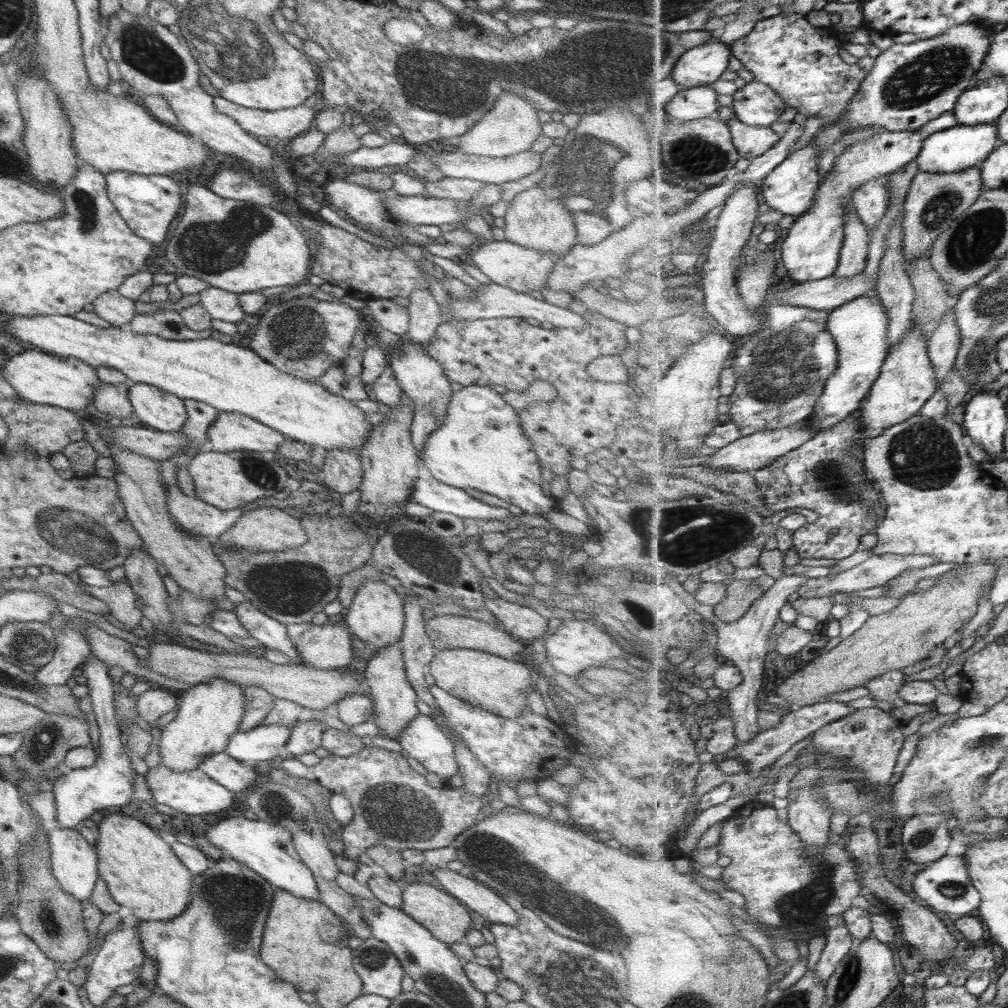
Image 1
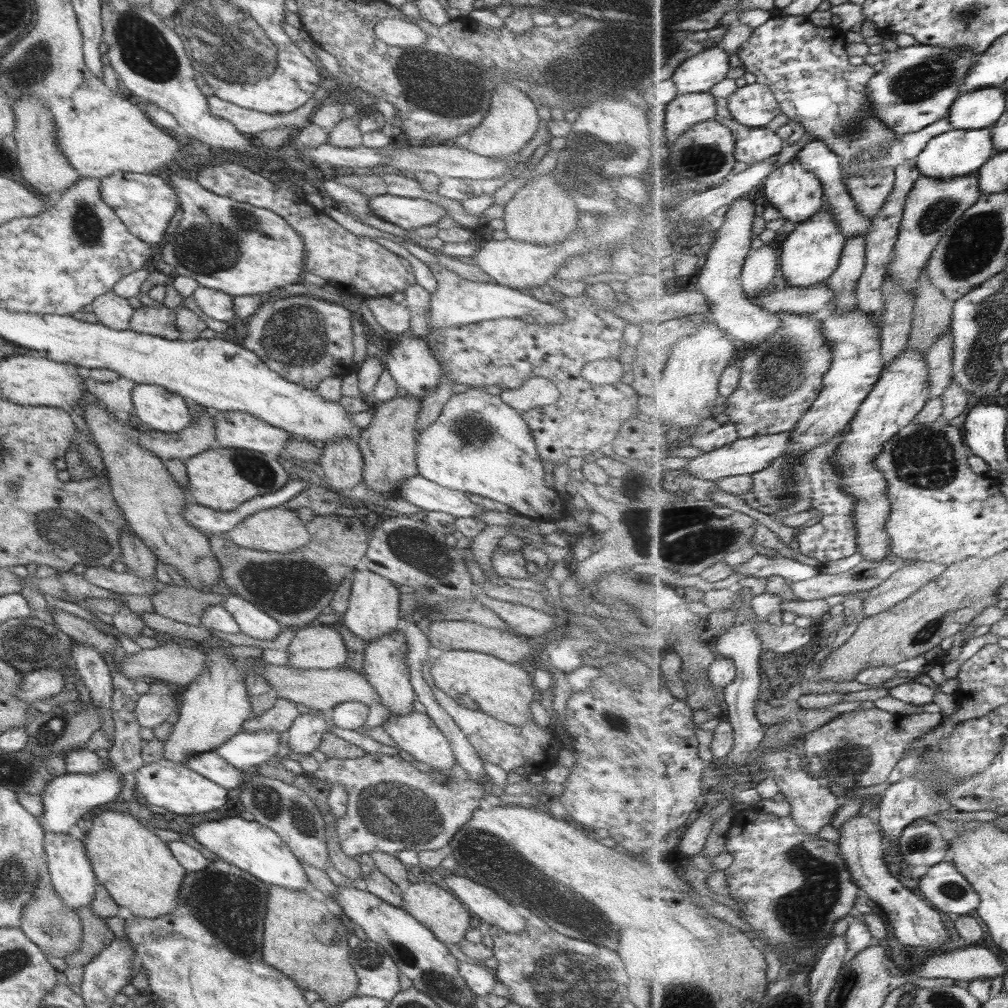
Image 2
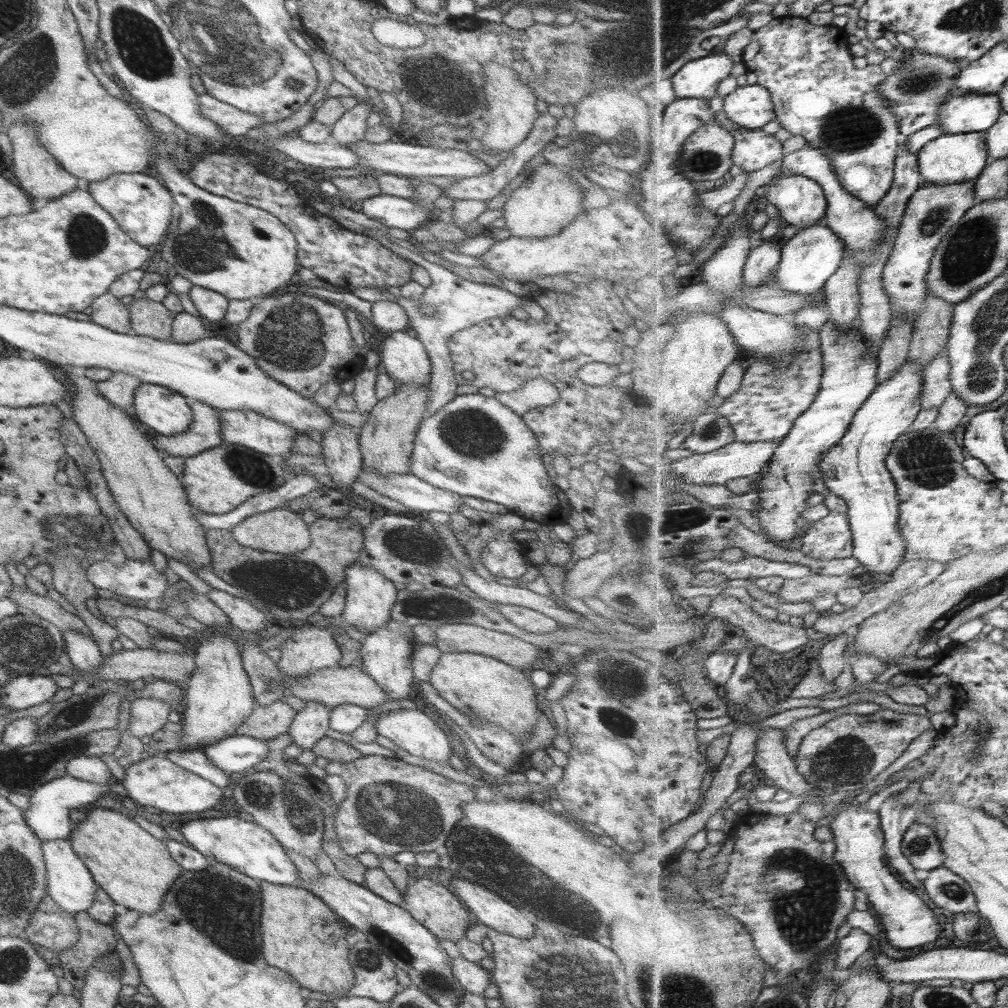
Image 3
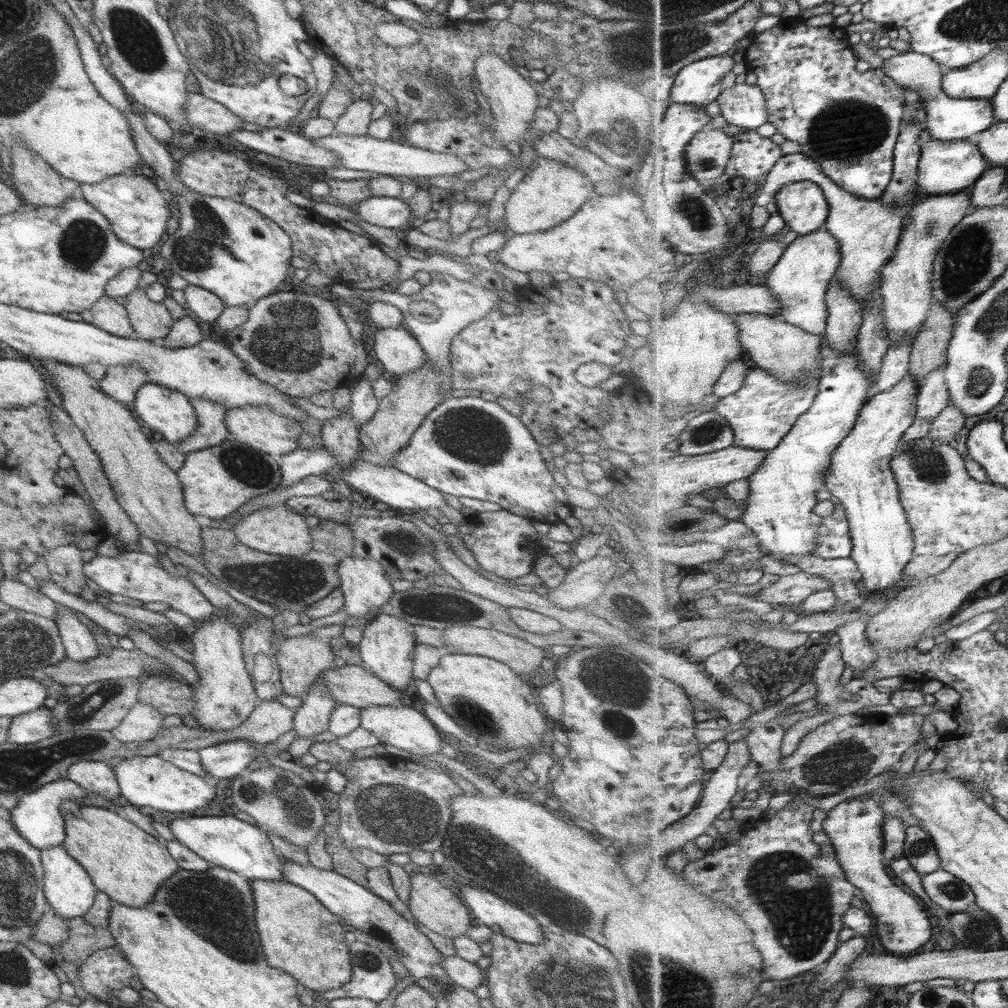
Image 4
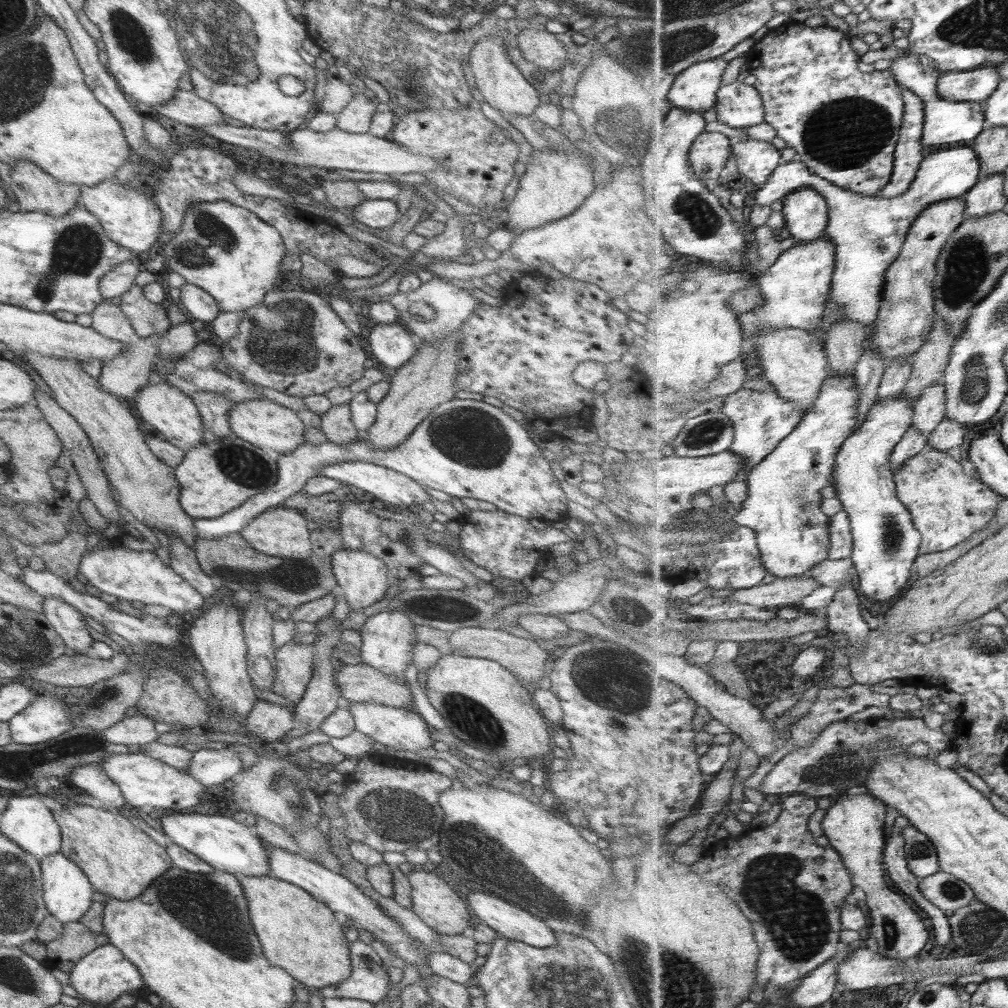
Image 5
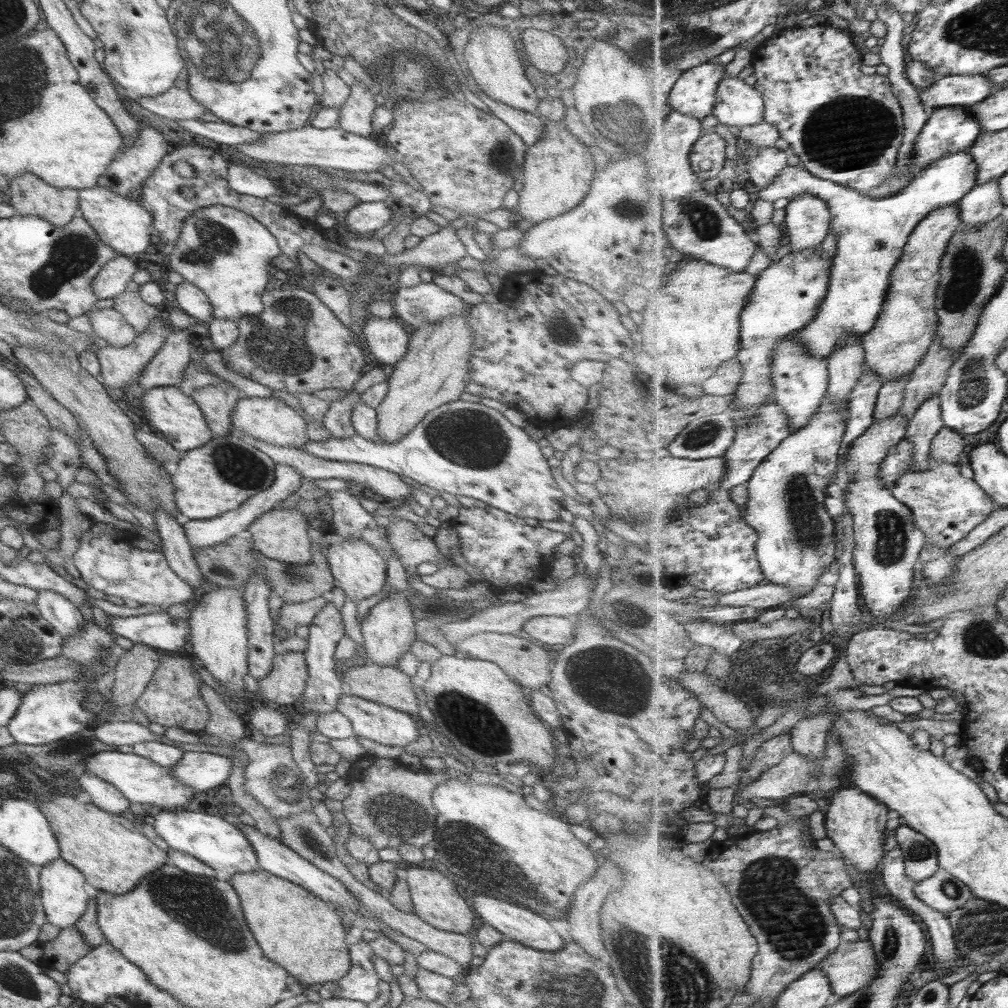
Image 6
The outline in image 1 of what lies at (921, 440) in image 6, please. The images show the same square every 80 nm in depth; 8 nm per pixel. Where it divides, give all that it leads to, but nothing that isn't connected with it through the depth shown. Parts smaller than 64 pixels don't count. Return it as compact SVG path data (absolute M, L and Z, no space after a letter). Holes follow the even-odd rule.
M953 306L929 340L930 360L936 369L936 379L939 382L955 368L957 363L962 345L962 334L957 319L956 308Z

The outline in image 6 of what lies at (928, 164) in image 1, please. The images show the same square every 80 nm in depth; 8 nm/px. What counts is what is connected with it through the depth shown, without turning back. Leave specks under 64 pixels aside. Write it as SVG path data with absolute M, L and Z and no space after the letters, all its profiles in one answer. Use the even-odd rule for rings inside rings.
M970 152L949 154L949 156L939 158L937 164L933 162L929 166L925 166L922 171L915 174L912 182L901 192L875 199L865 193L860 193L857 189L847 188L845 185L818 177L809 172L809 169L801 163L799 166L789 165L781 171L773 184L759 191L759 198L771 202L781 200L781 198L792 199L799 195L812 194L822 198L829 205L832 213L832 230L838 237L838 243L837 254L832 258L829 292L825 297L824 304L820 306L816 318L797 333L797 336L804 340L812 355L823 357L823 360L829 360L828 356L836 349L839 341L849 335L861 335L863 337L875 328L888 295L892 270L901 260L904 248L916 230L917 224L921 224L921 220L925 220L931 212L935 212L934 210L938 208L949 205L959 206L960 200L978 185L979 170Z

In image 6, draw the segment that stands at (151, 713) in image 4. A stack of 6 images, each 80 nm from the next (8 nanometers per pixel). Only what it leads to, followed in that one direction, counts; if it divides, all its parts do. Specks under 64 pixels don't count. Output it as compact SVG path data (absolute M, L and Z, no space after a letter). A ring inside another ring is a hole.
M109 720L101 726L93 728L93 736L106 744L117 748L121 746L133 746L139 742L163 741L162 735L156 735L142 724L131 721Z

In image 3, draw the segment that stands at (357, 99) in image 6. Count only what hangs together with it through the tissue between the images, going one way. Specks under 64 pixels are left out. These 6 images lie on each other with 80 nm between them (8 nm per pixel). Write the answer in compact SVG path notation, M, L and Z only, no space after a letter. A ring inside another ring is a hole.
M358 99L356 106L345 110L343 115L333 124L329 139L343 147L362 140L367 128L366 119L373 109L365 100Z

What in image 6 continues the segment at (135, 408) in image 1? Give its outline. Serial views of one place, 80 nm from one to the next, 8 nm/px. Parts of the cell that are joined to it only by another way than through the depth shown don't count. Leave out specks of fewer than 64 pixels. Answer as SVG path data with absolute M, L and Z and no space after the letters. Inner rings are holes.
M158 386L142 392L142 395L137 395L136 408L142 425L165 439L175 450L190 451L211 439L199 407L177 386Z

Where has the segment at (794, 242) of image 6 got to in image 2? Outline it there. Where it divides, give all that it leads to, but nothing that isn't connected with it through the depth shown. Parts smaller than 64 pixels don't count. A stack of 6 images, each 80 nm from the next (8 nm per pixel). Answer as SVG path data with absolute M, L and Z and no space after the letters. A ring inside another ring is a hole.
M789 161L773 170L765 179L763 188L767 204L778 209L785 220L798 224L805 223L805 220L811 220L813 216L817 216L827 204L824 184L821 184L820 178L817 178L814 172L803 166L803 162Z

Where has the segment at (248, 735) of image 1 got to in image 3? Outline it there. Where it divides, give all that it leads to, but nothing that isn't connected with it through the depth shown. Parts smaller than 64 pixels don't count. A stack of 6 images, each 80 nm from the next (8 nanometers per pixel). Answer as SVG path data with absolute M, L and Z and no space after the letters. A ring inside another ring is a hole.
M231 735L215 744L203 747L201 752L228 775L233 772L251 770L267 754L267 741L257 740L250 736Z

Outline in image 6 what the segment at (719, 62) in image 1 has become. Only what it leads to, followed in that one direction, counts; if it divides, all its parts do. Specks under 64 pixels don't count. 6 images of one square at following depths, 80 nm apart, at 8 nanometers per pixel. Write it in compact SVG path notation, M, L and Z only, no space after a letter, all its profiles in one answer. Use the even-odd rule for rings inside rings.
M713 61L683 72L663 102L665 107L693 118L703 120L713 115L717 105L717 92L725 77L725 65Z

